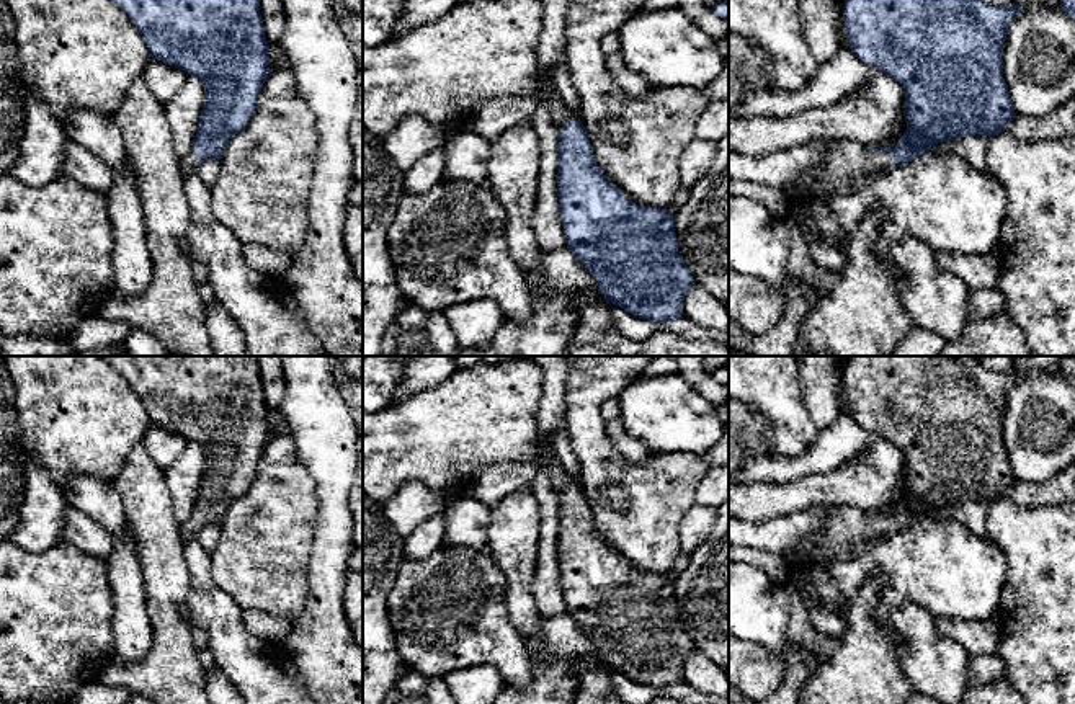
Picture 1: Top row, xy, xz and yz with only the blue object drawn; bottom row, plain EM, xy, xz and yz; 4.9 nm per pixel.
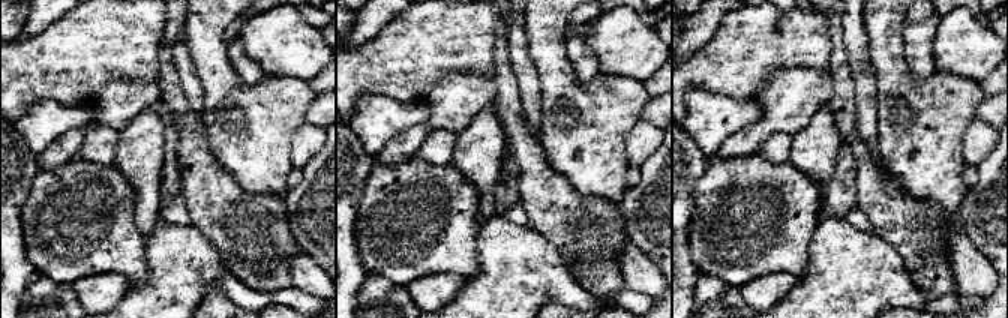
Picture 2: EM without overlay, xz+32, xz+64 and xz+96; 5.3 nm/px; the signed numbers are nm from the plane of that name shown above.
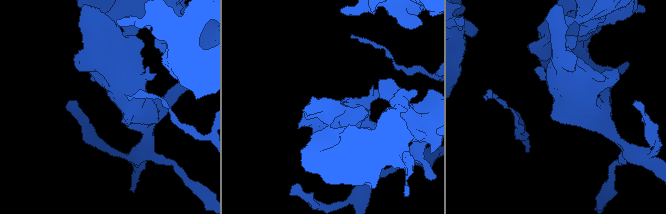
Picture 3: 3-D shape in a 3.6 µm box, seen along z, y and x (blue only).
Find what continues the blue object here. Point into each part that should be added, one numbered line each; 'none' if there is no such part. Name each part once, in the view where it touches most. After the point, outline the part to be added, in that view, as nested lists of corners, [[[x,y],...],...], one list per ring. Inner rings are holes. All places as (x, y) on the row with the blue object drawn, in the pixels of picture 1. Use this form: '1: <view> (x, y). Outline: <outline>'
1: yz (847, 164). Outline: [[[840,140],[825,152],[817,167],[796,175],[783,191],[791,203],[848,193],[892,168],[894,158],[887,150],[869,150],[856,140]]]

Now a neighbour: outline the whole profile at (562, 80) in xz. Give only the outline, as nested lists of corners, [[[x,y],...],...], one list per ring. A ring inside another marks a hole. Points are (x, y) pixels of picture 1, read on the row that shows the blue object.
[[[562,59],[554,70],[554,87],[560,100],[569,108],[572,119],[582,121],[580,113],[582,100],[578,96],[578,91],[575,90],[565,59]]]

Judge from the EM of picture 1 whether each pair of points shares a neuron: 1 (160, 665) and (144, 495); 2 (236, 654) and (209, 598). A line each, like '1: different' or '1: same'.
1: same
2: same

